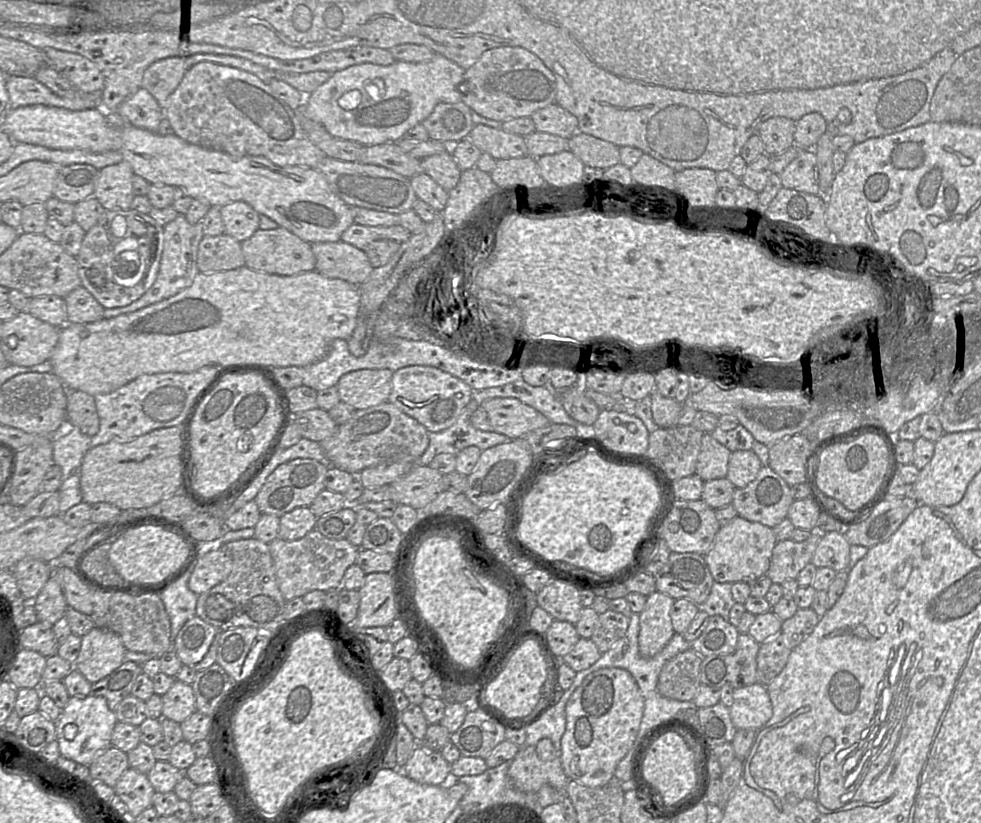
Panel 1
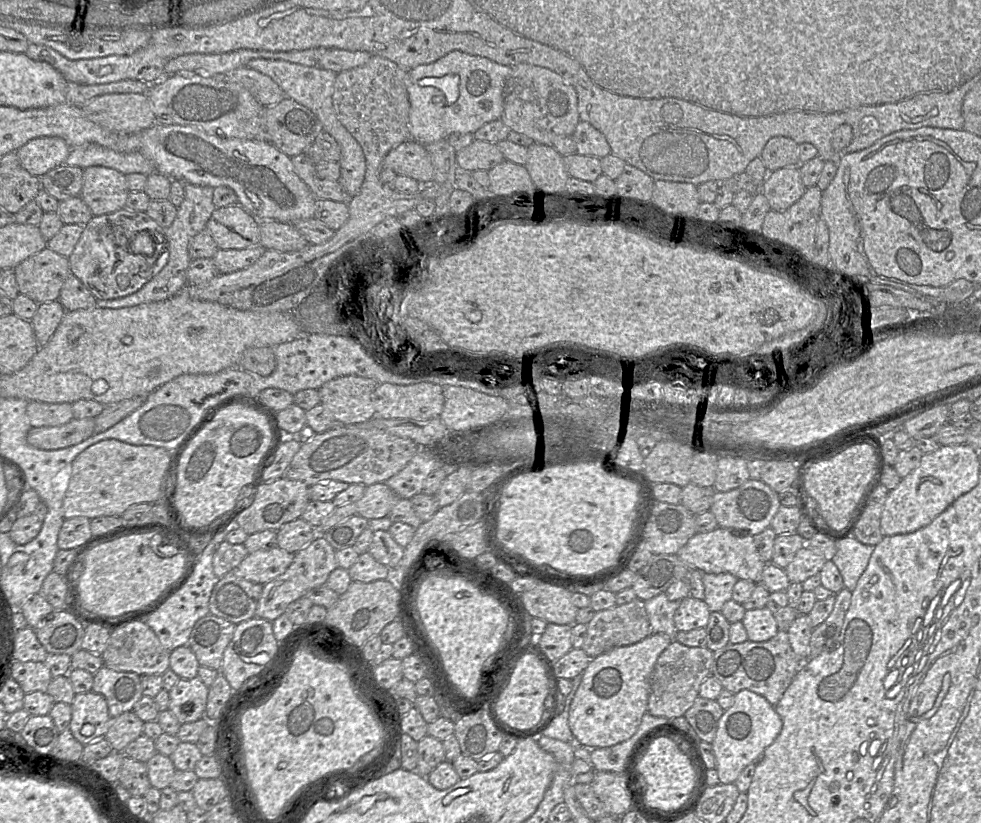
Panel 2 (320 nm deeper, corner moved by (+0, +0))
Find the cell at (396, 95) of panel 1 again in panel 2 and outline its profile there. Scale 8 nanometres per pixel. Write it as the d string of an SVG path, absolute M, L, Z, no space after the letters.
M460 51L411 69L407 72L410 139L429 145L454 133L474 134L484 124L500 120L504 85L510 73L510 66Z

